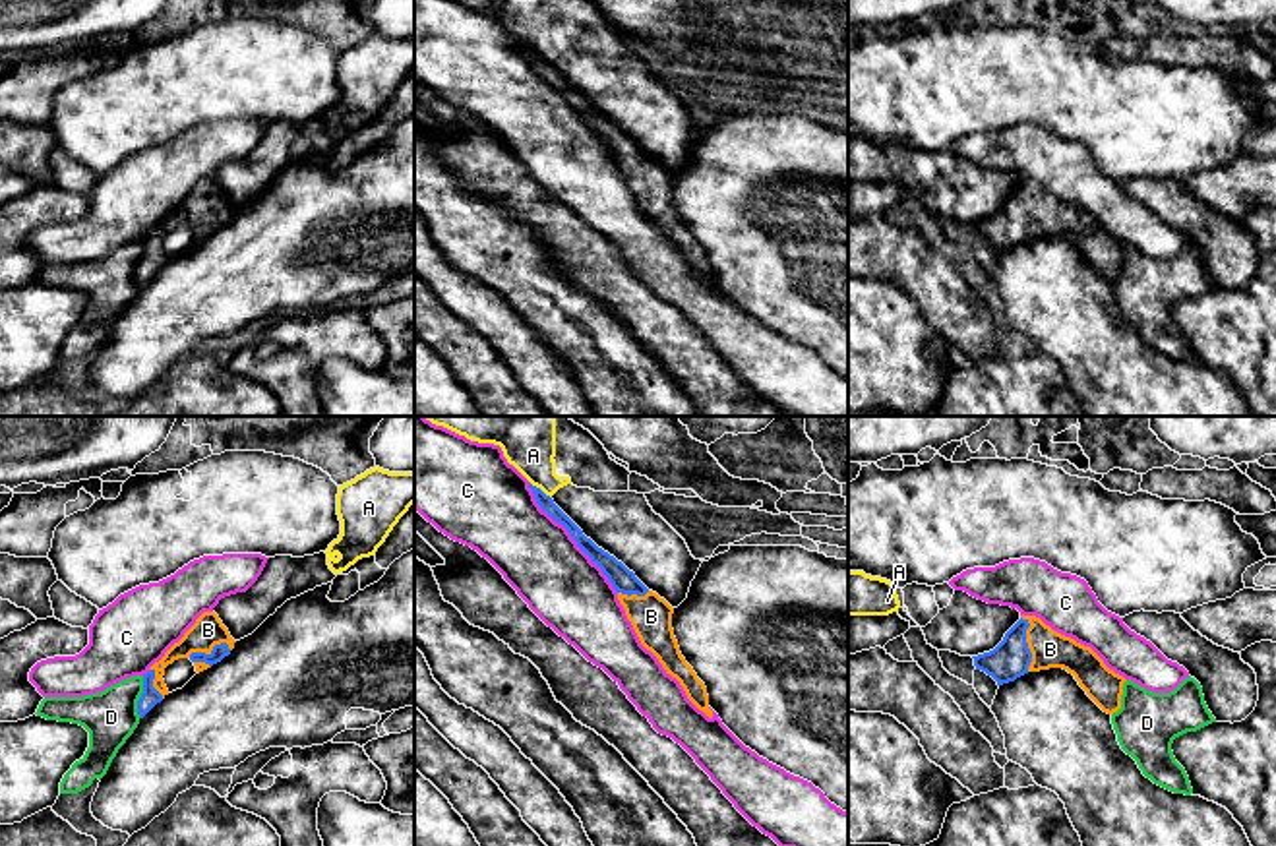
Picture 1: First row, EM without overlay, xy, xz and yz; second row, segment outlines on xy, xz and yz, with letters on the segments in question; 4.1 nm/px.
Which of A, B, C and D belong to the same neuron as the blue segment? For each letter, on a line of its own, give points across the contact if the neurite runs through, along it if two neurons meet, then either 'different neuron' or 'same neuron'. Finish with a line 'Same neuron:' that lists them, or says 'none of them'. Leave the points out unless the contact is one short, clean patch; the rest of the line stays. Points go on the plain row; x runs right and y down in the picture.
A: border xz (529, 47), (550, 64); different neuron
B: same neuron
C: different neuron
D: different neuron
Same neuron: B

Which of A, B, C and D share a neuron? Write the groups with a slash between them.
A / B / C / D

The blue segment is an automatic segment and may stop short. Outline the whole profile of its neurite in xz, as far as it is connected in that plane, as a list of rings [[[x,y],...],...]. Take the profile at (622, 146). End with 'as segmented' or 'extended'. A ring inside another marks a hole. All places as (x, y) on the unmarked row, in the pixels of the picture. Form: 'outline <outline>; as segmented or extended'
outline [[[531,48],[529,54],[532,56],[540,76],[546,77],[556,89],[563,91],[577,112],[608,143],[641,211],[658,225],[666,240],[680,248],[687,265],[709,285],[713,285],[707,254],[682,223],[678,207],[674,203],[674,174],[656,159],[649,157],[622,128],[618,128],[614,122],[610,122],[591,105],[587,105],[583,97],[554,70],[550,62],[546,62]]]; extended

